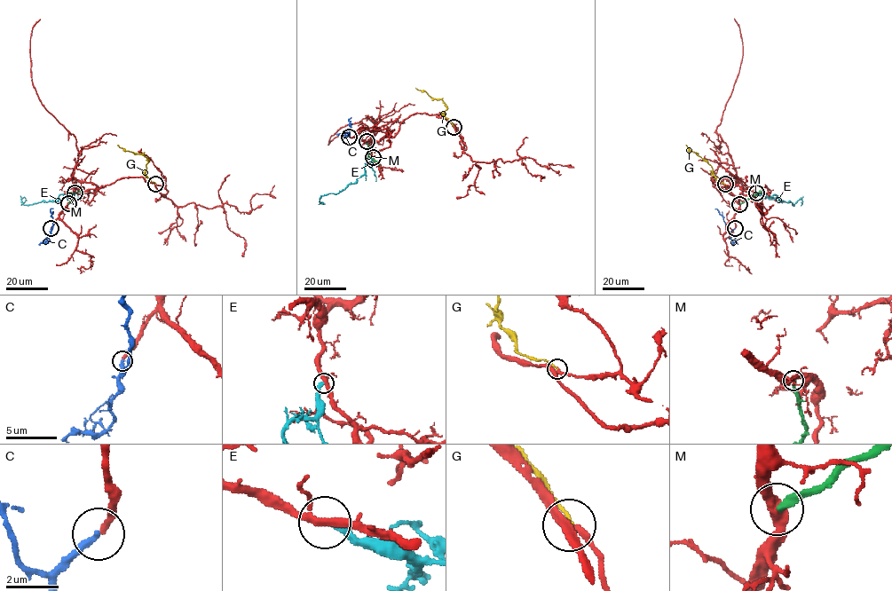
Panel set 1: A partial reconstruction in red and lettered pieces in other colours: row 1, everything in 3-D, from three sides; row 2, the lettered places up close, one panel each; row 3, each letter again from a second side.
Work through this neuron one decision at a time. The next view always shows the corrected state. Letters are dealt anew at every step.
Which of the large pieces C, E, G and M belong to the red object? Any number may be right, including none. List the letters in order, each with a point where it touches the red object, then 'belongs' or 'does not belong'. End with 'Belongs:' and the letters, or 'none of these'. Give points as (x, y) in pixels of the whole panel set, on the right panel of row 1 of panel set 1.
C: (735, 228) | belongs
E: (756, 193) | does not belong
G: (725, 184) | belongs
M: (739, 204) | does not belong
Belongs: C, G

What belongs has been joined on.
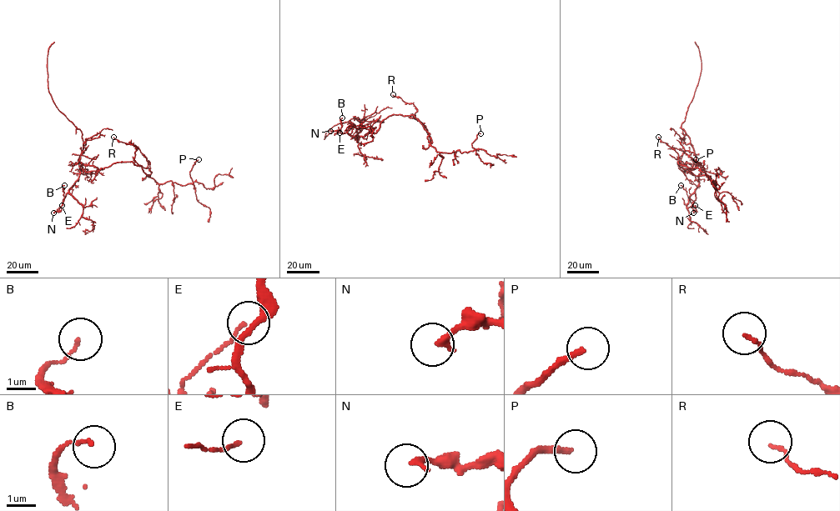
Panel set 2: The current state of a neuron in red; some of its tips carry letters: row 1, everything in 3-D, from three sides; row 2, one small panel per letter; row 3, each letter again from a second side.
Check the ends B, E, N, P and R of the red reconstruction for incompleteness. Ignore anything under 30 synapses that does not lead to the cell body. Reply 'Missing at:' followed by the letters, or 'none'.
Missing at: P

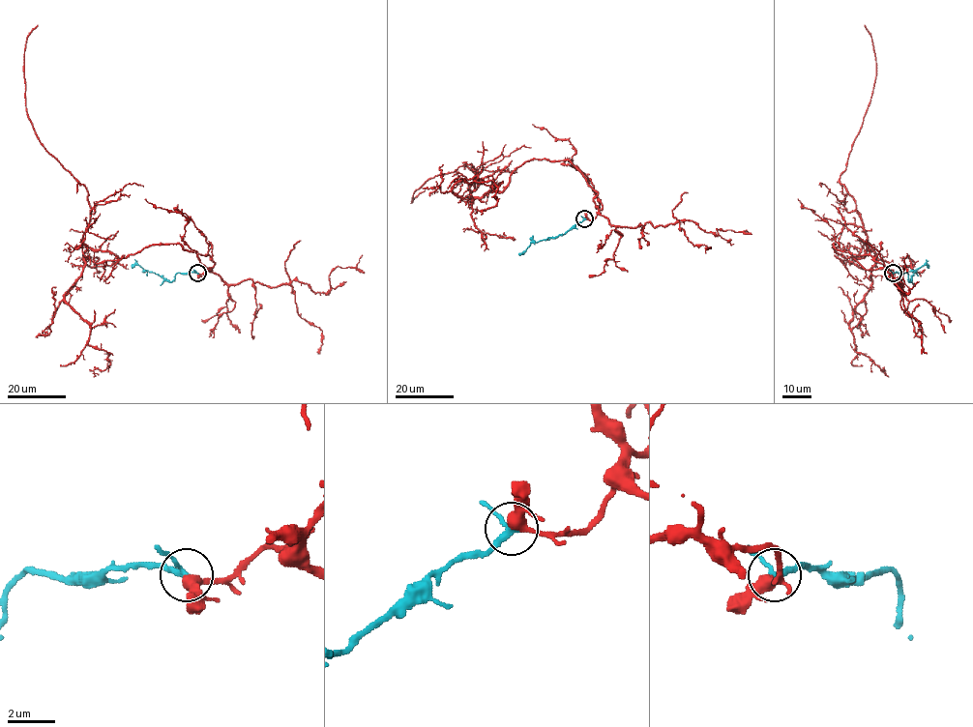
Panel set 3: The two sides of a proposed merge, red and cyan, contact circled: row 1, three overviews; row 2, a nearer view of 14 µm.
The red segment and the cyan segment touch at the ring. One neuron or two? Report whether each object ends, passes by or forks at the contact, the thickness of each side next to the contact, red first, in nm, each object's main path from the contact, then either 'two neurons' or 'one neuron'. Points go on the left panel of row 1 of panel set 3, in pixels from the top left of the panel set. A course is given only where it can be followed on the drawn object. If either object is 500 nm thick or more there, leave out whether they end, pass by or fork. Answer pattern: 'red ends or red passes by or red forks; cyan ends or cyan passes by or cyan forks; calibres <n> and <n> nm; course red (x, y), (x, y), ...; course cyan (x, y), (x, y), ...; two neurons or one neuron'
red passes by; cyan passes by; calibres 400 and 240 nm; course red (198, 273), (214, 261), (179, 244), (118, 257), (83, 242), (86, 188), (26, 108), (38, 24); course cyan (197, 273), (177, 273), (169, 281), (138, 265), (131, 266); one neuron

